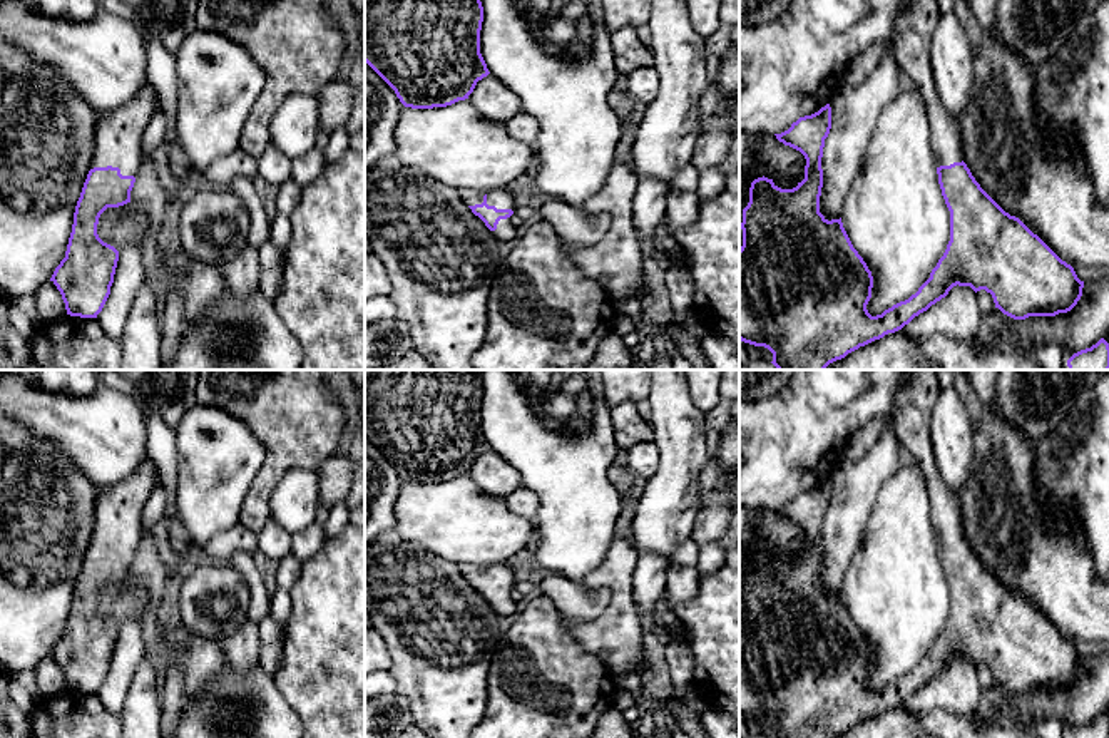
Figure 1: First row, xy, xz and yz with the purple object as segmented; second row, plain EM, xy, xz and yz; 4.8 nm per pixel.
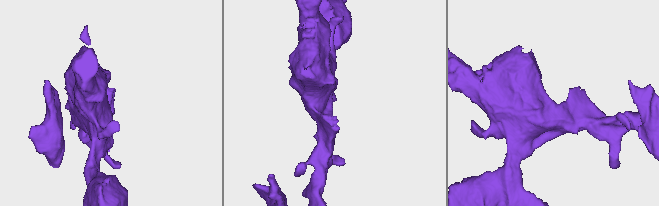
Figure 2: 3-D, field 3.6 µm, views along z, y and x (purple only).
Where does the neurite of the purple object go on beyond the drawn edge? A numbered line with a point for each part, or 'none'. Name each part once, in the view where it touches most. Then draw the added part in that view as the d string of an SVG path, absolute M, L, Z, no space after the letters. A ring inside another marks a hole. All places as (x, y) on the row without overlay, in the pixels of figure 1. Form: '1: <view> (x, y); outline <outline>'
1: xz (502, 574); outline M468 564L463 566L460 571L467 581L482 579L485 576L488 581L495 581L497 584L515 586L517 582L509 564L497 564L493 567L480 567L480 566Z

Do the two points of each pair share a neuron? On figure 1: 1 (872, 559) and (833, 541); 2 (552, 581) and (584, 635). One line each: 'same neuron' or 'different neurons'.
1: different neurons
2: different neurons

